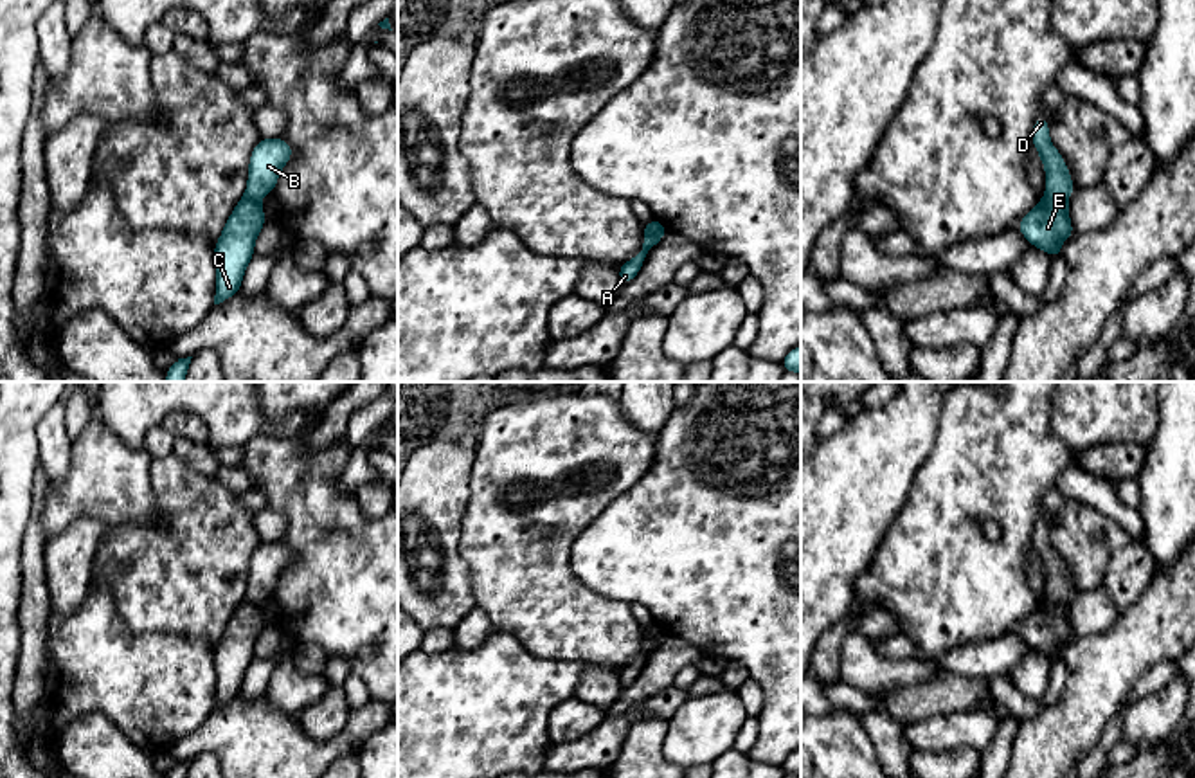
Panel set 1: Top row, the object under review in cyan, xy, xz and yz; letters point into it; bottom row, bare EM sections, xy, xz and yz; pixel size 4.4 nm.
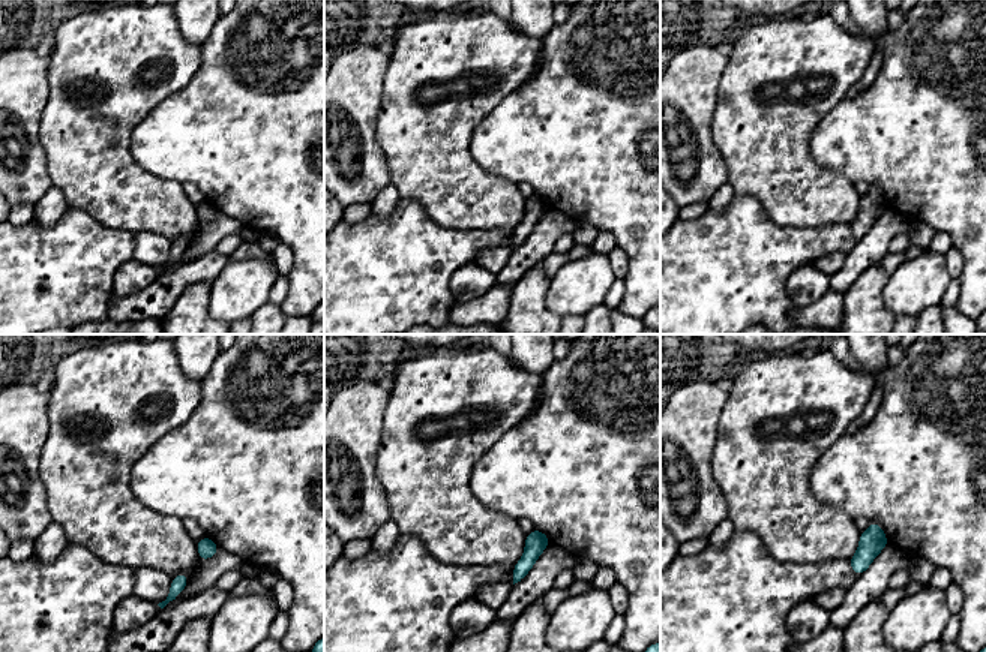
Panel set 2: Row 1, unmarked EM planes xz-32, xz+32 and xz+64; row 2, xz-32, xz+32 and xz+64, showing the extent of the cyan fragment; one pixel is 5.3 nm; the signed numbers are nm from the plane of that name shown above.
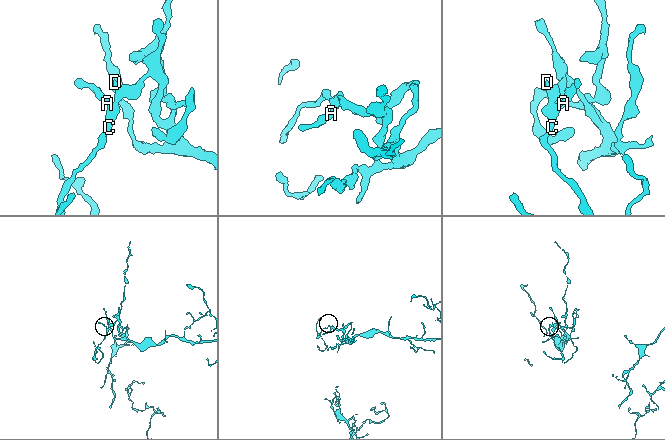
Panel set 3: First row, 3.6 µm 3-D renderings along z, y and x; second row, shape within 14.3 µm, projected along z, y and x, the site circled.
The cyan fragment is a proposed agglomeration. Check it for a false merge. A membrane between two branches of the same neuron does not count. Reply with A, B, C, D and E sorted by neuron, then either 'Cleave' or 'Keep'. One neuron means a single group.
Groups: A C E / B D. Cleave

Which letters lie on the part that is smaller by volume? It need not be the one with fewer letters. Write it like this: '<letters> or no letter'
A, C, E

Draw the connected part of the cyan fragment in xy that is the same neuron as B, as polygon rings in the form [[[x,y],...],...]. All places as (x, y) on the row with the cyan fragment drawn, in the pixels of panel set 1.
[[[261,139],[250,155],[245,196],[259,202],[272,193],[292,155],[293,149],[284,139]]]

